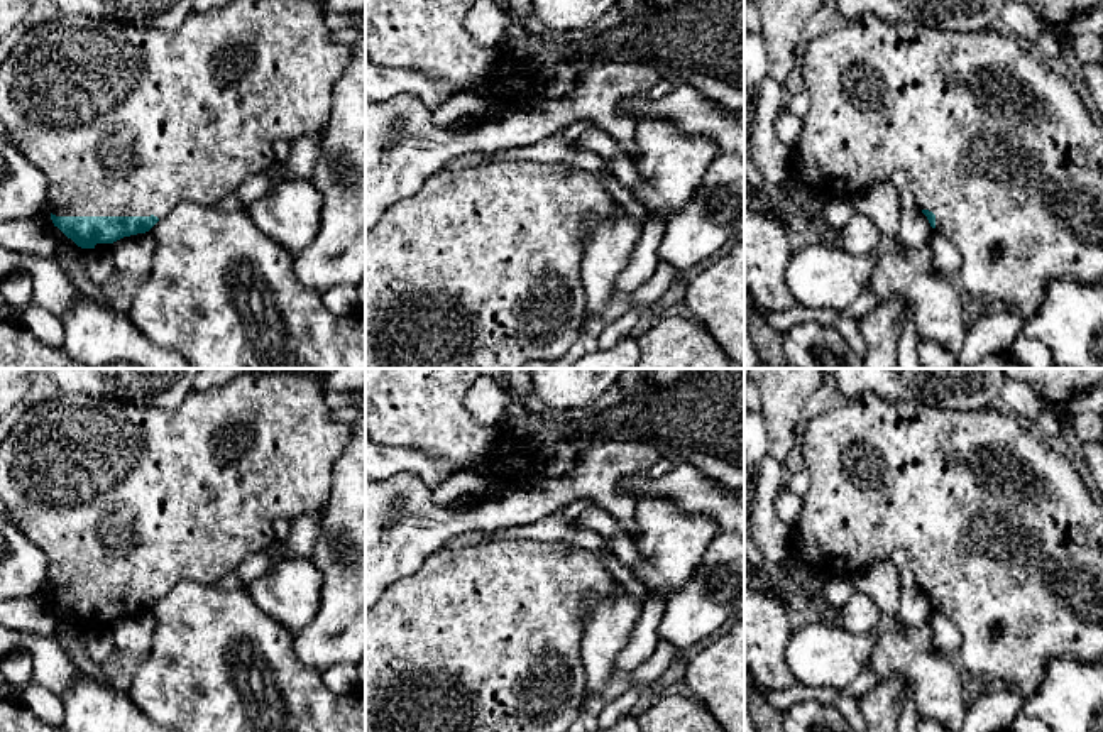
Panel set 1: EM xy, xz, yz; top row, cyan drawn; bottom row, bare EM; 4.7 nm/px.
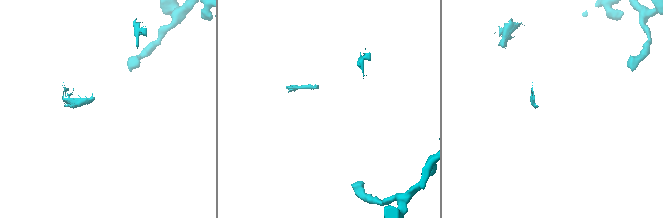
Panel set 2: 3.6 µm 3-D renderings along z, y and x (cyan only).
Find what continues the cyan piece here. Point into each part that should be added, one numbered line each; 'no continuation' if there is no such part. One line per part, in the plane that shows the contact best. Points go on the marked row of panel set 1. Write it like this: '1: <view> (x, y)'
1: xy (122, 120)

